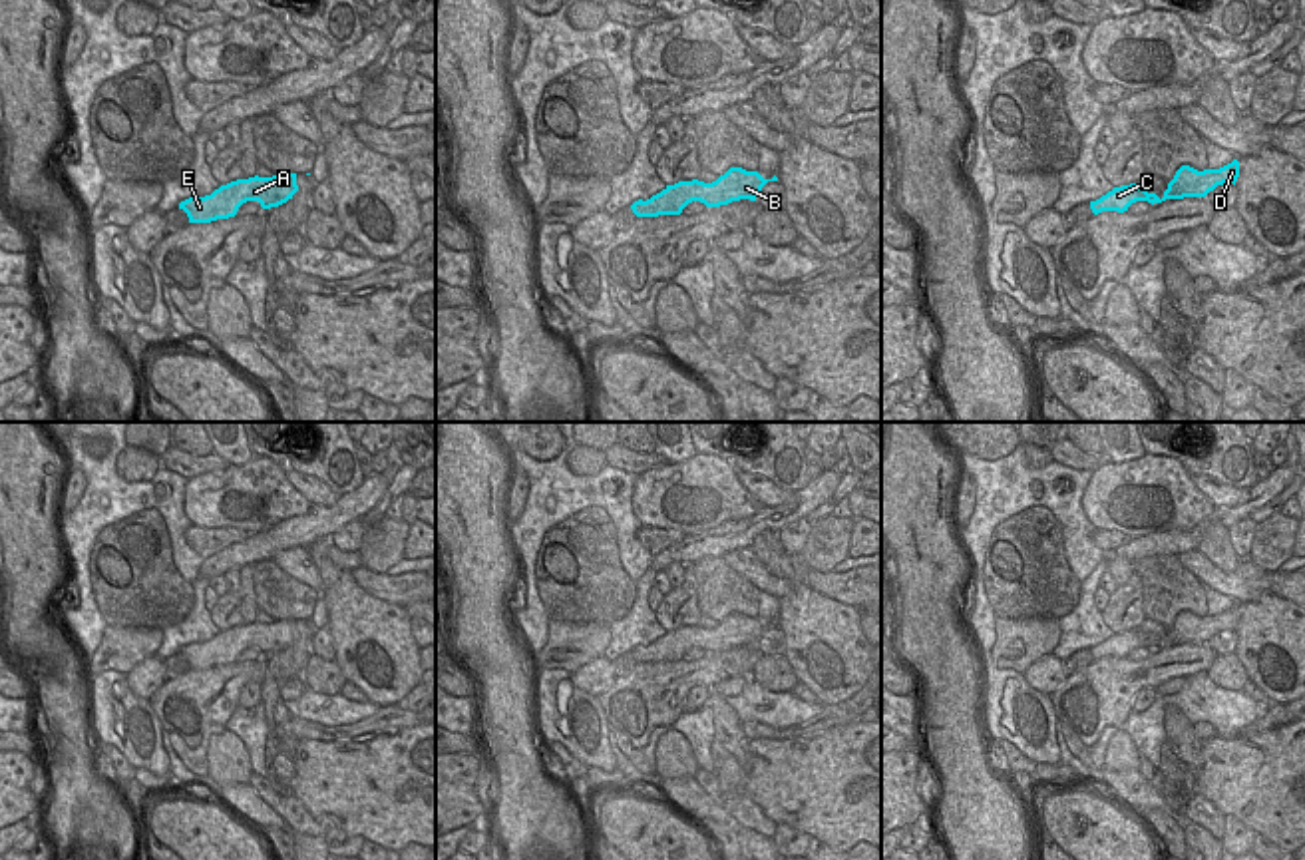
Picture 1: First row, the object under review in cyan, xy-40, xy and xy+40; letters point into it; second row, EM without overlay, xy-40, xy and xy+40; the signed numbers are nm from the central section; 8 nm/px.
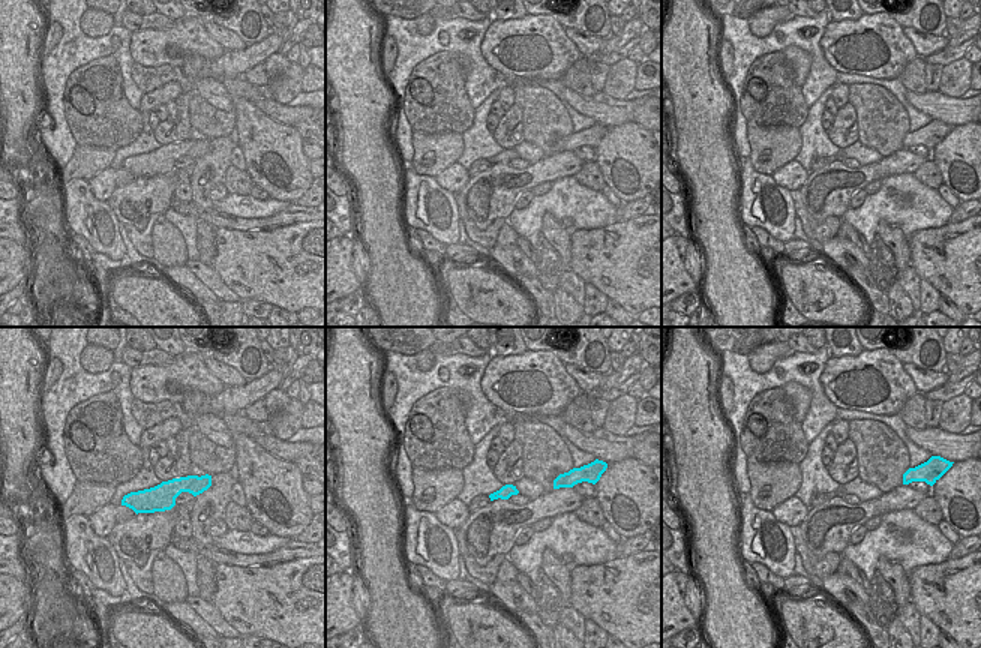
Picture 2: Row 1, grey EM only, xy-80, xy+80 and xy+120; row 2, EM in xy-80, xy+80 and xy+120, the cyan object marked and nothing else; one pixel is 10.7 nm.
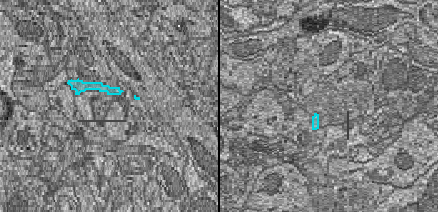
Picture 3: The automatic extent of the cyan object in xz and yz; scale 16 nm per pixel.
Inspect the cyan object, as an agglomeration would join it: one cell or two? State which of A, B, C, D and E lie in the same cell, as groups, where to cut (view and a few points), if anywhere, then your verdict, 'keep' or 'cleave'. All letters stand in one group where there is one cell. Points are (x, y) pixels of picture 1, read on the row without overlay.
groups A B C D E; cut none; keep

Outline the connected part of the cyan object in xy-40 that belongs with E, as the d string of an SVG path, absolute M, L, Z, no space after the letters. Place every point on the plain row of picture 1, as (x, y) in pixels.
M277 619L273 623L249 623L221 631L211 641L189 643L179 649L189 669L211 669L235 663L247 647L259 647L263 655L279 653L298 637L296 619Z

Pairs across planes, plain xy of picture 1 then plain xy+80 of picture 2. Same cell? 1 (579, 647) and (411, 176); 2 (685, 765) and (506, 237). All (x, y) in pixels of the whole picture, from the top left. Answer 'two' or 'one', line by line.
1: two
2: one

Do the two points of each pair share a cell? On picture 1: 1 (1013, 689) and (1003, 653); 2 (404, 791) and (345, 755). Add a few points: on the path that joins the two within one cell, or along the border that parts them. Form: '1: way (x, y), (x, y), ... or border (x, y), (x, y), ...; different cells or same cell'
1: border (983, 661), (1021, 673); different cells
2: way (390, 787), (376, 787), (359, 769); same cell

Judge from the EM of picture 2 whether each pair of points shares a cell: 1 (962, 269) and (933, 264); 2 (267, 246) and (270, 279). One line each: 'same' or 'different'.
1: same
2: same

